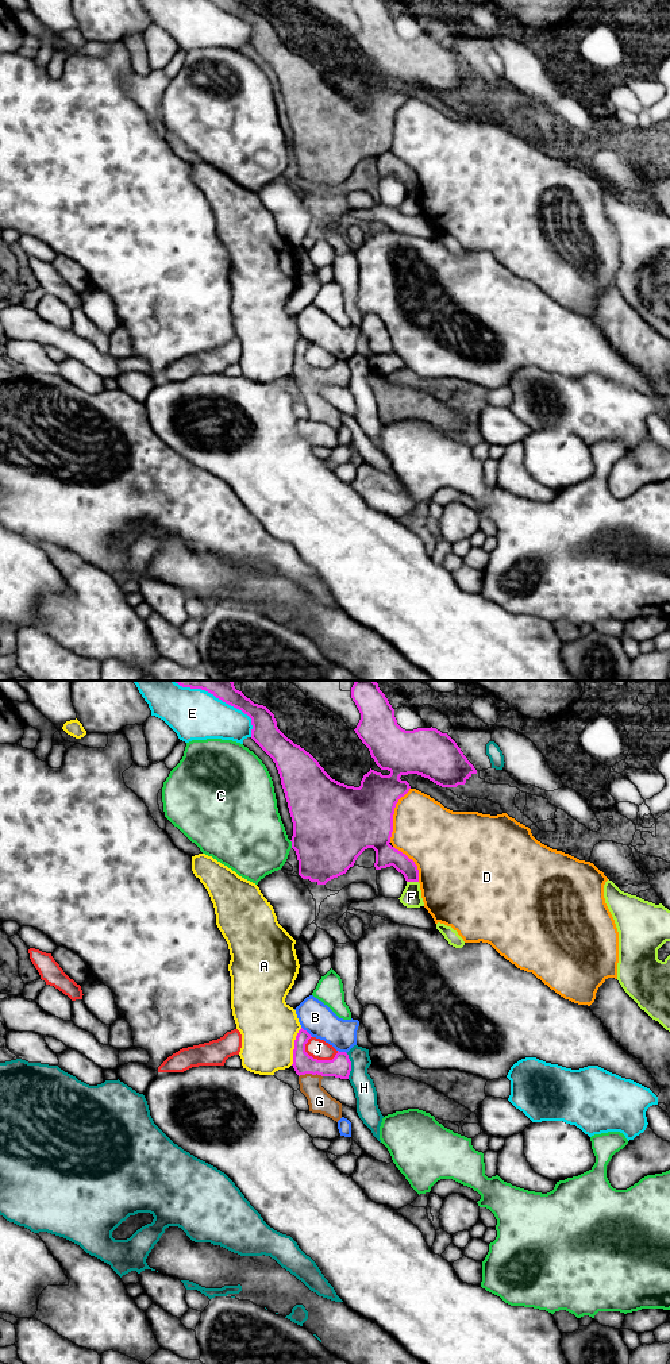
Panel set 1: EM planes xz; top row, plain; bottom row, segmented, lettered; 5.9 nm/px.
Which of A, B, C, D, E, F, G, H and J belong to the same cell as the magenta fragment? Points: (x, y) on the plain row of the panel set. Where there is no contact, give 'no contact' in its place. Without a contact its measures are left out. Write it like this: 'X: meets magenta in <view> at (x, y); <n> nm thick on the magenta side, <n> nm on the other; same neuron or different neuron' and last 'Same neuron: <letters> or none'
A: meets magenta in xz at (295, 355); 120 nm thick on the magenta side, 340 nm on the other; different neuron
B: meets magenta in xz at (305, 339); 120 nm thick on the magenta side, 200 nm on the other; different neuron
C: meets magenta in xz at (292, 153); 460 nm thick on the magenta side, 420 nm on the other; different neuron
D: meets magenta in xz at (393, 122); 380 nm thick on the magenta side, 360 nm on the other; different neuron
E: meets magenta in xz at (238, 16); 160 nm thick on the magenta side, 280 nm on the other; different neuron
F: meets magenta in xz at (412, 189); 130 nm thick on the magenta side, 120 nm on the other; different neuron
G: meets magenta in xz at (310, 381); 130 nm thick on the magenta side, 140 nm on the other; same neuron
H: meets magenta in xz at (350, 374); 130 nm thick on the magenta side, 130 nm on the other; different neuron
J: meets magenta in xz at (319, 369); 130 nm thick on the magenta side, 120 nm on the other; different neuron
Same neuron: G

